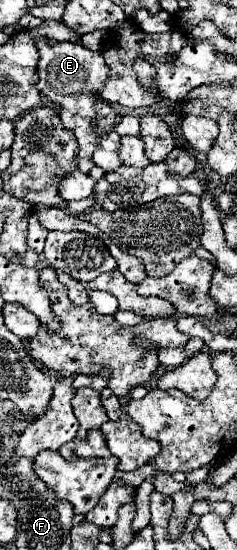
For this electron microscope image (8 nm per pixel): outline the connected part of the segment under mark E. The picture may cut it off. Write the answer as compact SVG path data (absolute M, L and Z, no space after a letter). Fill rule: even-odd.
M38 38L38 50L40 50L38 88L42 96L46 96L52 104L60 106L58 114L64 128L72 130L80 144L78 168L80 172L88 174L94 168L92 154L96 150L96 142L102 138L102 134L108 134L108 130L114 130L114 124L120 122L122 118L122 114L118 114L118 110L112 104L104 102L98 92L98 88L104 86L104 82L108 80L108 64L104 62L104 56L100 52L92 52L86 46L72 44L72 42L56 42L56 40ZM92 120L98 120L94 128L90 126Z

